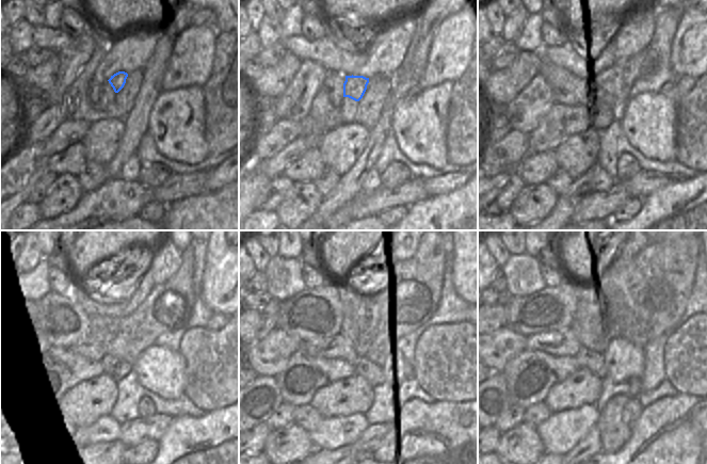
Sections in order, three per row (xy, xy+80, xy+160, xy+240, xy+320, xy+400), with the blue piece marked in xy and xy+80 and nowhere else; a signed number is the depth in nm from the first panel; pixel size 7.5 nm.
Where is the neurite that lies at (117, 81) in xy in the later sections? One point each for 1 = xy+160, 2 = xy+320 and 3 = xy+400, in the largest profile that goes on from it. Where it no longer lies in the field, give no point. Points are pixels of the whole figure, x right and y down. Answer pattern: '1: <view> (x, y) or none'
1: xy+160 (587, 93)
2: xy+320 (336, 348)
3: xy+400 (563, 344)

